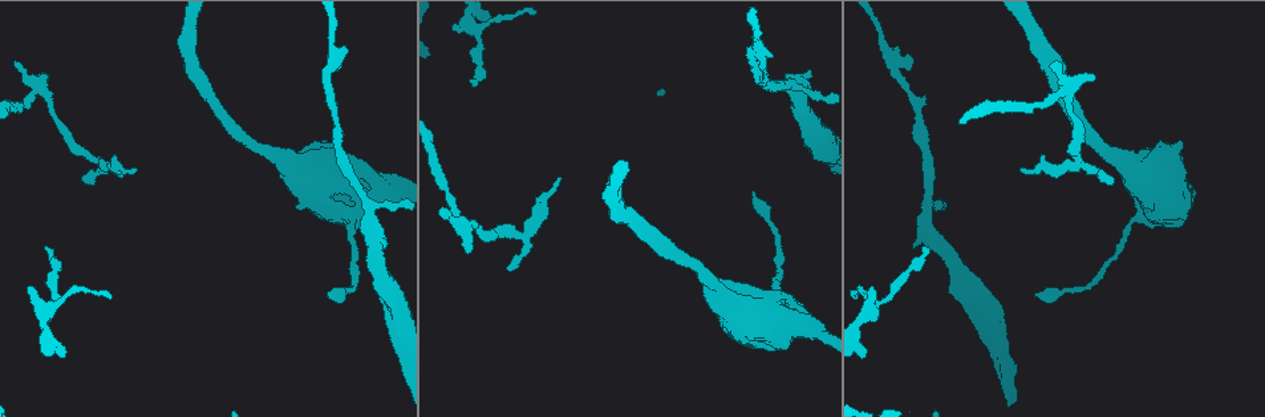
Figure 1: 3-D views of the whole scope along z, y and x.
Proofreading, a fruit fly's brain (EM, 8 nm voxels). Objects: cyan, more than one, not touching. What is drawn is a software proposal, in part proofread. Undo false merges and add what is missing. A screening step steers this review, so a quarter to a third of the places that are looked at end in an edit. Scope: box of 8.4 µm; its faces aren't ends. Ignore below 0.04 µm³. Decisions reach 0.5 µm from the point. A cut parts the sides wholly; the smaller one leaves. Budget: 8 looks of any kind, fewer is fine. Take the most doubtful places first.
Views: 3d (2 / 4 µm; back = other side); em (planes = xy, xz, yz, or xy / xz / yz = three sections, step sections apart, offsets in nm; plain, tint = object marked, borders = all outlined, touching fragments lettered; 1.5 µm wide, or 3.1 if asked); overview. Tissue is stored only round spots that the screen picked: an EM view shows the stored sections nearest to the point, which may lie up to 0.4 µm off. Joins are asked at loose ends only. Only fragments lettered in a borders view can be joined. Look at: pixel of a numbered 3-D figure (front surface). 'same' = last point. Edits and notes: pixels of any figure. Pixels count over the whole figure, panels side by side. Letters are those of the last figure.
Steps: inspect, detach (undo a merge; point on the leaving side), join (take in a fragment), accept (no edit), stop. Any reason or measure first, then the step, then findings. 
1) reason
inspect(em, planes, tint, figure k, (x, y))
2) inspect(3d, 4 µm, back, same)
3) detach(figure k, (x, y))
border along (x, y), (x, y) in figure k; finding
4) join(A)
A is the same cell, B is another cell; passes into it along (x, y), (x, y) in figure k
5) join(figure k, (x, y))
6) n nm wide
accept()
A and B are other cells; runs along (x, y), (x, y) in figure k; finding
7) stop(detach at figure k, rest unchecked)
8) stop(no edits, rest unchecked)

branch stops here
inspect(em, yz, step 8, borders, figure 1, (47, 251))

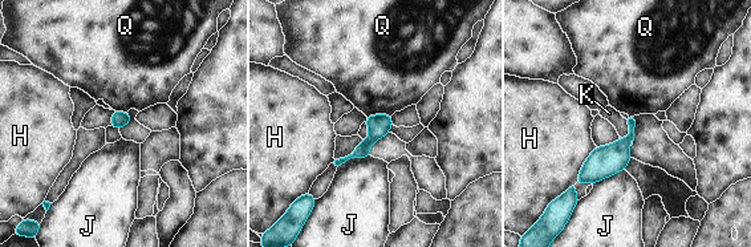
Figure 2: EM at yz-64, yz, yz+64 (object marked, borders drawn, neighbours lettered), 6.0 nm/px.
accept()
H, J, K and Q are other cells; runs along (388, 118), (356, 154), (336, 162) in figure 2; no lettered fragment goes on from it

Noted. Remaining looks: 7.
inspect(3d, 4 µm, figure 1, (1038, 293))

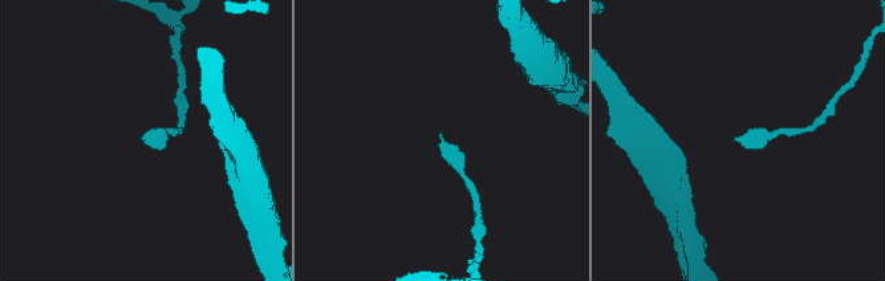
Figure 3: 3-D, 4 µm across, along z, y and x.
shape alone is not enough
inspect(em, planes, tint, figure 3, (735, 140))

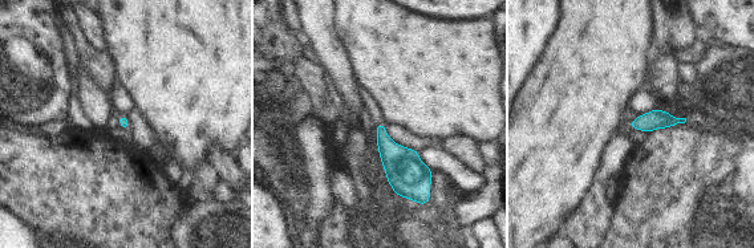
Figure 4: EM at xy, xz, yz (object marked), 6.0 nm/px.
see the neighbours
inspect(em, planes, borders, same)

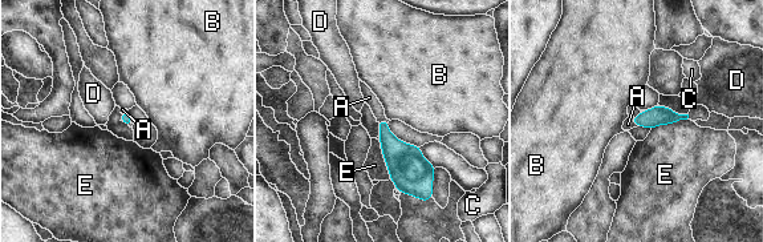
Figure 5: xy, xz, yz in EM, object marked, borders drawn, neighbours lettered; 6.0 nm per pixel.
join(A)
A is the same cell, B, C, D and E are other cells; passes into it along (658, 115), (634, 124), (628, 124) in figure 5; the cell continues

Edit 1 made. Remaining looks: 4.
inspect(overview)

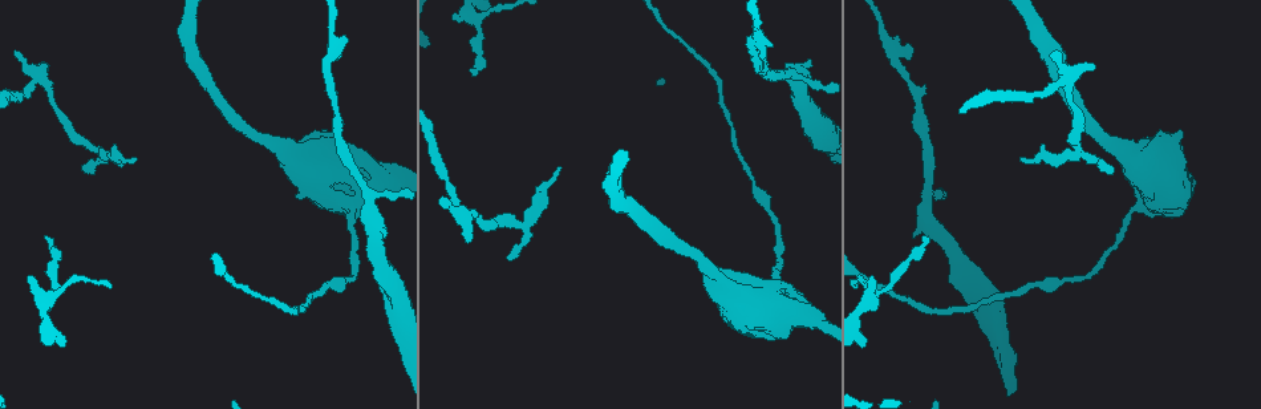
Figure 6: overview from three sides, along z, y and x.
arms part here
inspect(3d, 2 µm, figure 6, (42, 75))

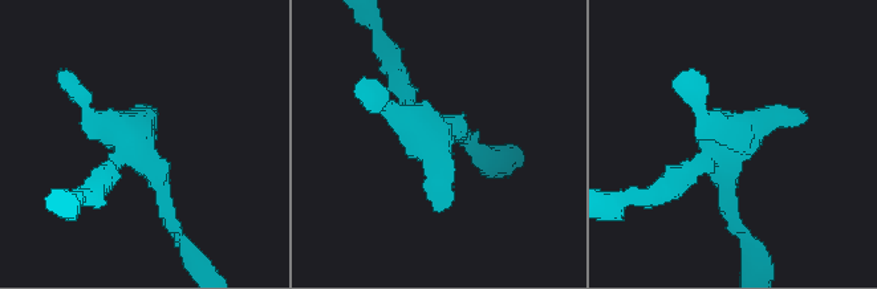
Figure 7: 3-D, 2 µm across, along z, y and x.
inspect(em, planes, borders, figure 7, (730, 143))

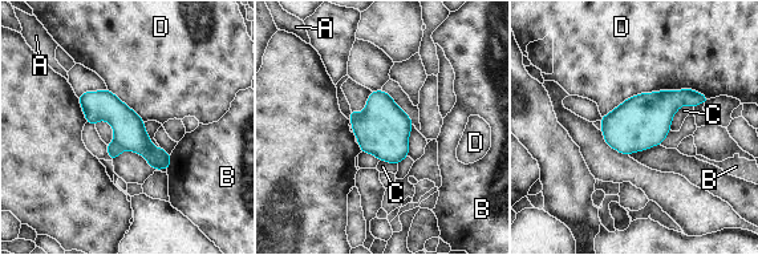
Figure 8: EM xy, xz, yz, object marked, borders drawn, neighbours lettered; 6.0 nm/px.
190 nm wide
accept()
A, B, C and D are other cells; runs along (81, 98), (104, 105), (166, 164) in figure 8; one cell here

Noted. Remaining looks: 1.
stop(join at figure 5, rest unchecked)

